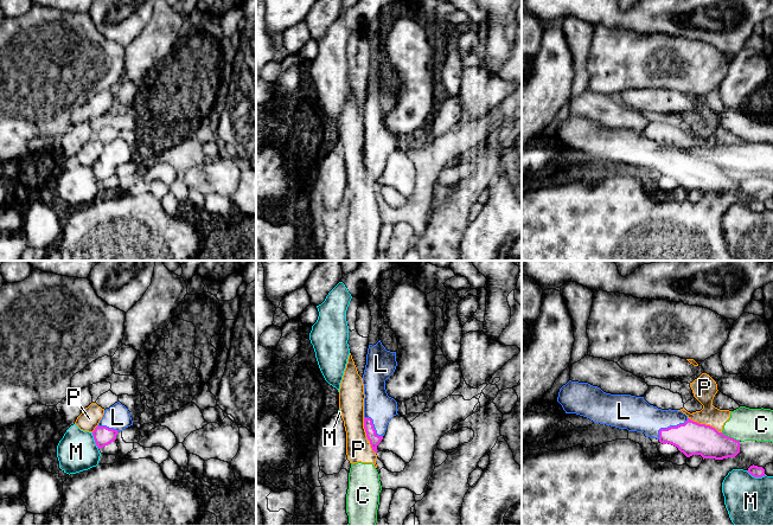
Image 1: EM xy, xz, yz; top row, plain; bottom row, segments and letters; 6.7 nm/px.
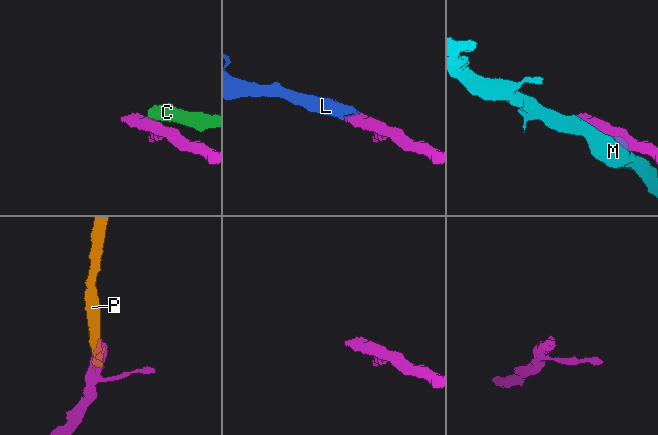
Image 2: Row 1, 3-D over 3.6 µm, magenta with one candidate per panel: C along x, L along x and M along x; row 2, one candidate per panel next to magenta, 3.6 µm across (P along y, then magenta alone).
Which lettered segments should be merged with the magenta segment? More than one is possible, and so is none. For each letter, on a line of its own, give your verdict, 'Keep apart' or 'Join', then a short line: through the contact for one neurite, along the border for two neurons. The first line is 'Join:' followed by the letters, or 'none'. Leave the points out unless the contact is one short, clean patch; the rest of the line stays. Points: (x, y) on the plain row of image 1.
Join: L
C: Keep apart. Line: yz (721, 167), (739, 175)
L: Join. Line: yz (691, 173), (670, 161), (655, 158), (636, 148)
M: Keep apart
P: Keep apart. Line: xz (363, 152), (365, 171), (370, 181), (376, 187)

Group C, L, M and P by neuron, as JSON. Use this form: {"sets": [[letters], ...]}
{"sets": [["C", "P"], ["L"], ["M"]]}

